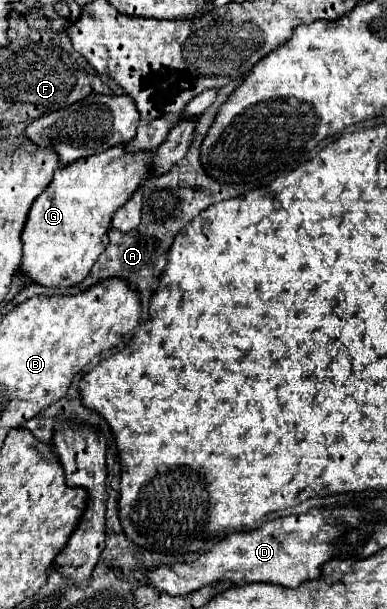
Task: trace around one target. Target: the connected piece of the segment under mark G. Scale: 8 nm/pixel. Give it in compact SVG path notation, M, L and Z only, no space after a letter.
M116 146L56 170L54 180L28 212L22 230L24 254L18 272L40 286L68 288L80 284L108 246L112 214L150 176L152 156L154 152L132 154L124 146Z

